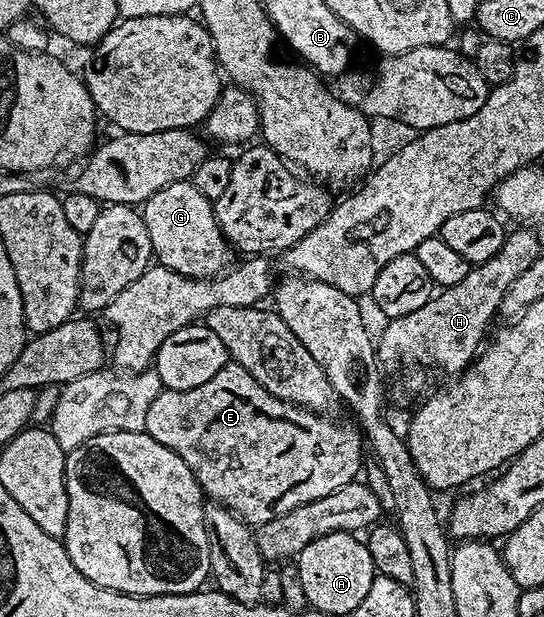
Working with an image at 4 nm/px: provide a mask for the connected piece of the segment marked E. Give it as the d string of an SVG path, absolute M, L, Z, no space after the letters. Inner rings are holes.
M230 363L224 365L215 375L211 375L211 379L207 379L207 383L203 383L203 387L191 387L191 391L175 391L174 389L163 388L155 401L151 403L151 407L147 409L144 432L149 433L151 439L155 439L155 443L163 443L163 447L175 451L175 455L179 455L179 459L183 459L183 463L187 463L191 475L195 475L202 494L210 502L217 502L225 506L230 512L242 518L245 524L256 527L275 519L279 515L287 515L287 511L295 511L295 507L303 507L315 499L323 499L323 495L331 495L331 491L339 491L339 487L351 483L362 472L362 434L352 424L350 424L351 426L341 426L336 425L331 420L333 419L328 416L318 415L303 406L293 405L291 402L276 398L270 391L265 390L247 370Z

